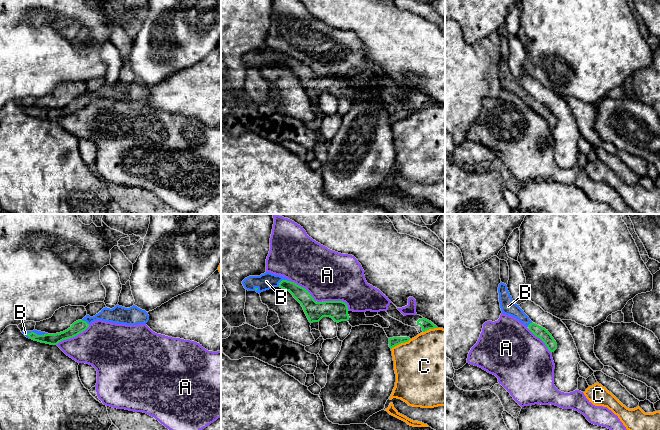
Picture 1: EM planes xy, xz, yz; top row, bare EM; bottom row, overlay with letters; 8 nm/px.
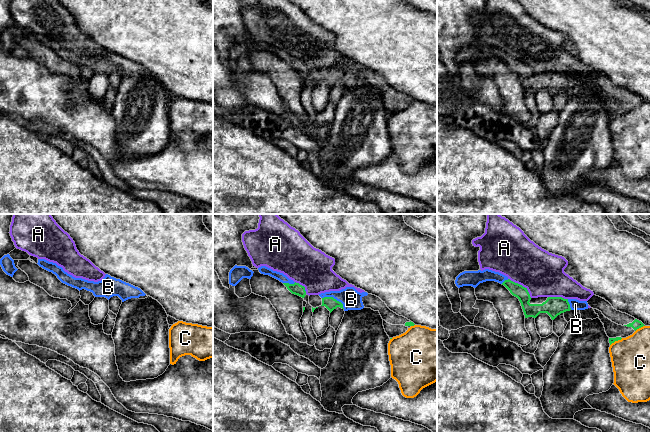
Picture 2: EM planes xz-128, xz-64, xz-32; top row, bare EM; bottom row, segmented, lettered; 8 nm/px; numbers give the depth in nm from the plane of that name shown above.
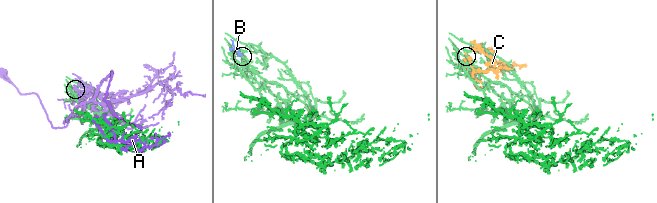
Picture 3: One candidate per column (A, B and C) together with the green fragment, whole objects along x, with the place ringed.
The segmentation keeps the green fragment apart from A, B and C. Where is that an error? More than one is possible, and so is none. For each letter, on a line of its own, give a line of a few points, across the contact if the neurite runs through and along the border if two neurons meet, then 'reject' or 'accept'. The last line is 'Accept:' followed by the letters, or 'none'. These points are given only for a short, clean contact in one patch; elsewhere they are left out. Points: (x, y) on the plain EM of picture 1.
A: reject
B: accept
C: reject
Accept: B

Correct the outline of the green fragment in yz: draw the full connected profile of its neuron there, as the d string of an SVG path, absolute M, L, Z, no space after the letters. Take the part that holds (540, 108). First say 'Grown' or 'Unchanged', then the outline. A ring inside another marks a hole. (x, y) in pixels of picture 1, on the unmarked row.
Grown. M500 59L498 63L499 78L502 89L512 92L523 99L538 114L540 114L548 126L552 129L557 125L557 119L545 104L533 99L524 87L517 81L508 67L507 61Z

